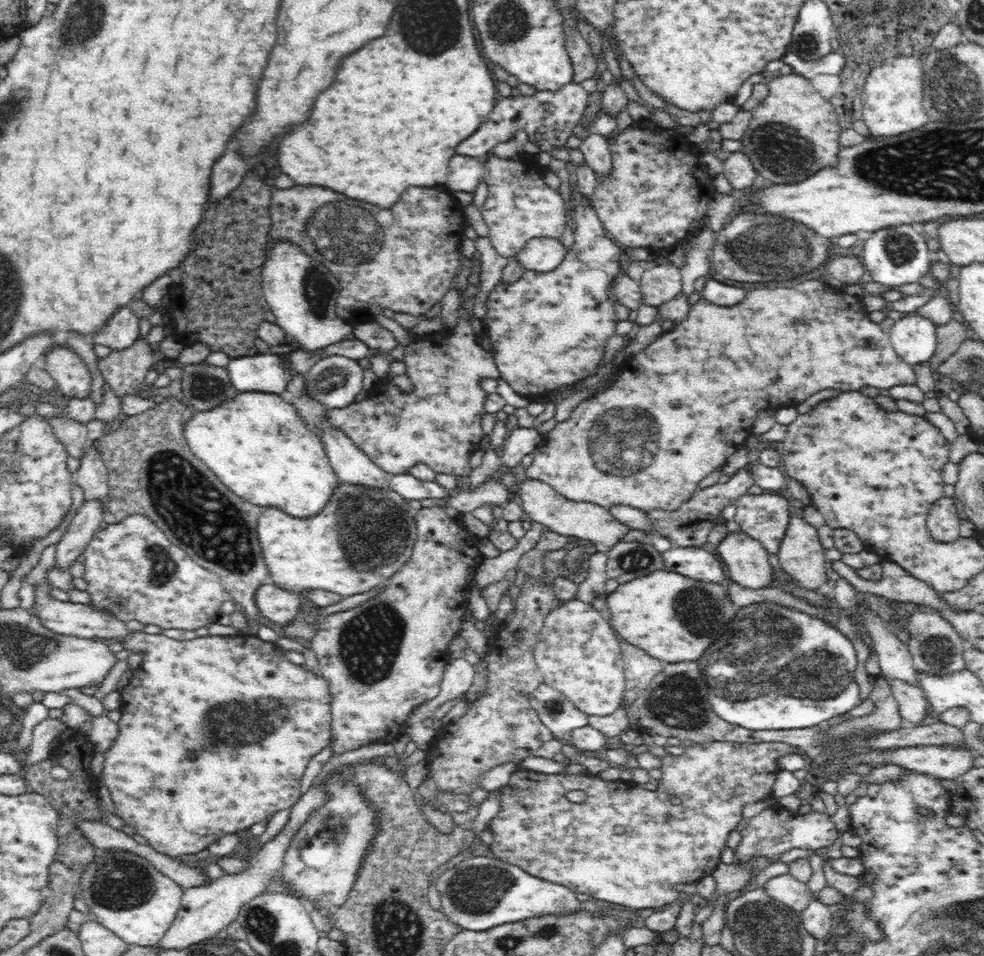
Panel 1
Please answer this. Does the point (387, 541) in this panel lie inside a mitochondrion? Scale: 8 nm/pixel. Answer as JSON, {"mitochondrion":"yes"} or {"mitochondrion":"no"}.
{"mitochondrion":"yes"}

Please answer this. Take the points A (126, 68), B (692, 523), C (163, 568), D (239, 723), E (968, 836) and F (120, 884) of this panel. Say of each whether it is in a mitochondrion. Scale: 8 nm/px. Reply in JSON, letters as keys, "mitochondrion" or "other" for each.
{"A":"other","B":"other","C":"mitochondrion","D":"mitochondrion","E":"other","F":"mitochondrion"}

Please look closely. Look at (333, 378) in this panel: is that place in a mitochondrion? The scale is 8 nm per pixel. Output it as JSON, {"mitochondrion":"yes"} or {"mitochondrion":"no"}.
{"mitochondrion":"yes"}

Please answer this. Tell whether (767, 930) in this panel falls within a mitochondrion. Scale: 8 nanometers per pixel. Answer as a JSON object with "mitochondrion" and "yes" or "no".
{"mitochondrion":"yes"}

